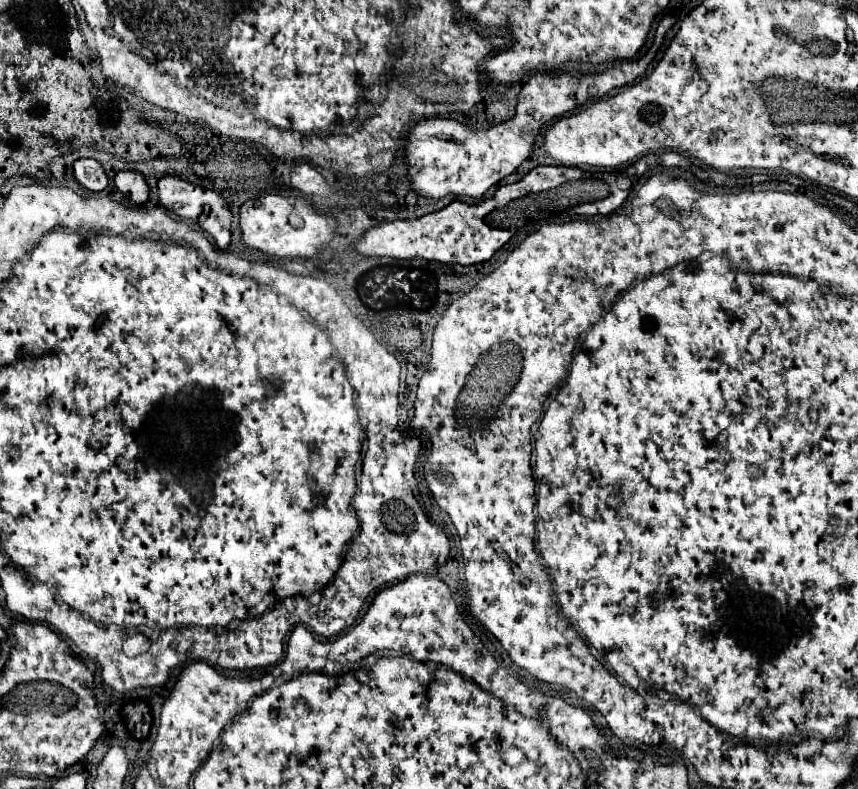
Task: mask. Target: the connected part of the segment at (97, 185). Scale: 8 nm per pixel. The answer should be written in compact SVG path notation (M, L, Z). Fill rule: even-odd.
M81 158L75 162L75 178L79 180L79 184L91 192L101 192L103 188L107 188L109 180L107 174L103 170L103 166L93 160L93 158Z

